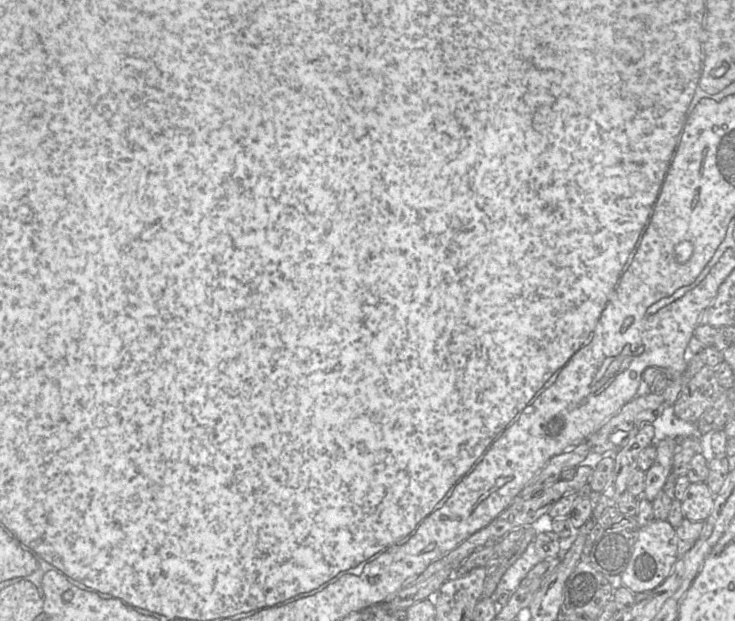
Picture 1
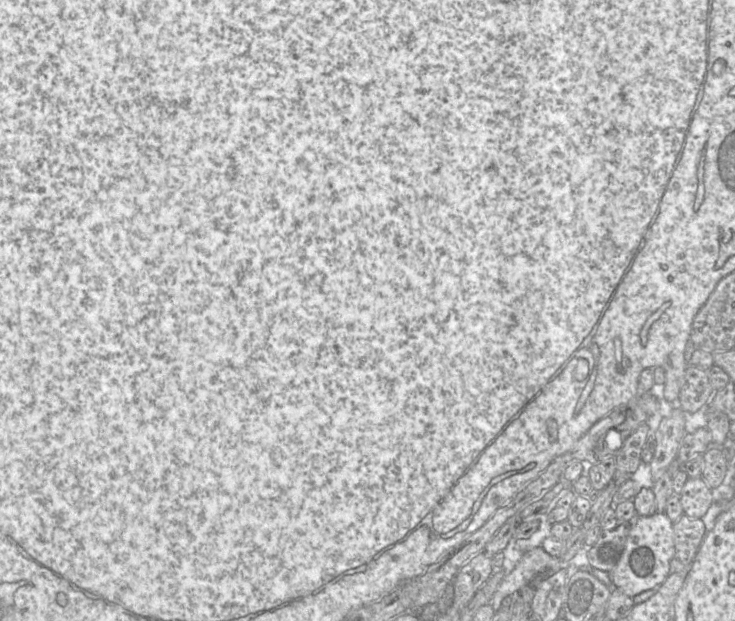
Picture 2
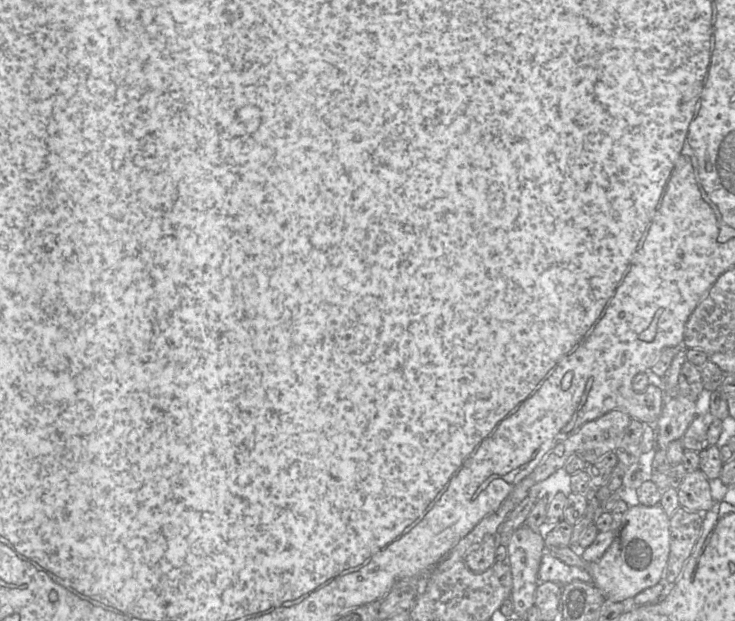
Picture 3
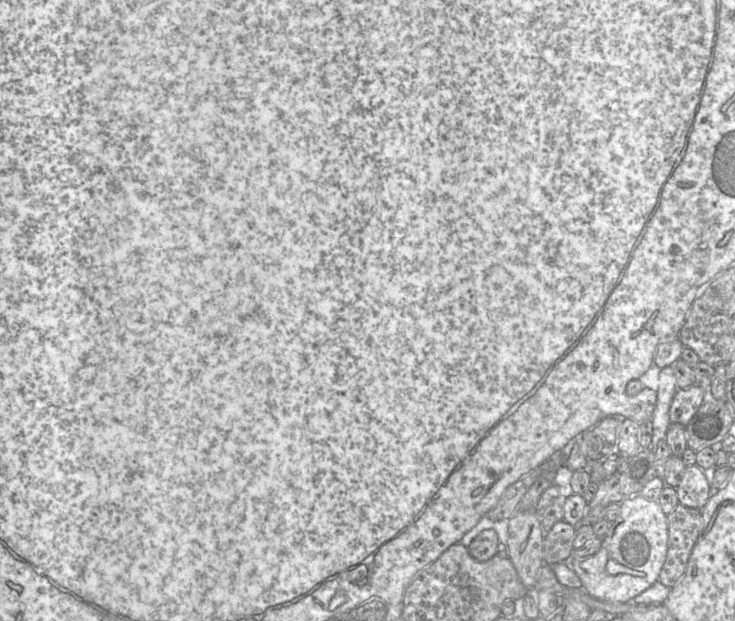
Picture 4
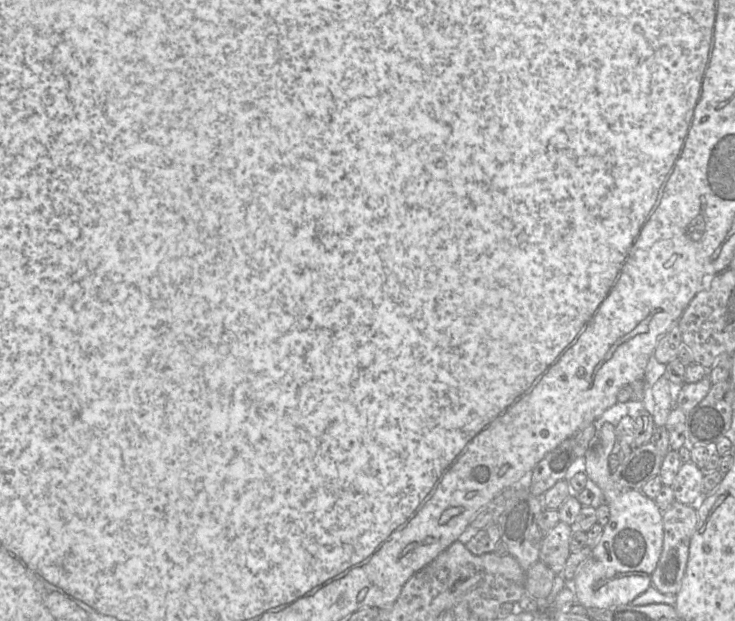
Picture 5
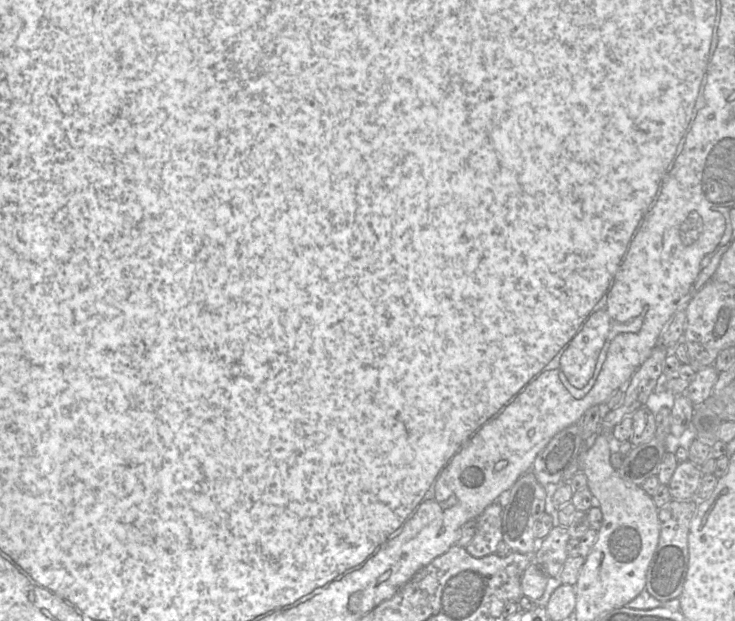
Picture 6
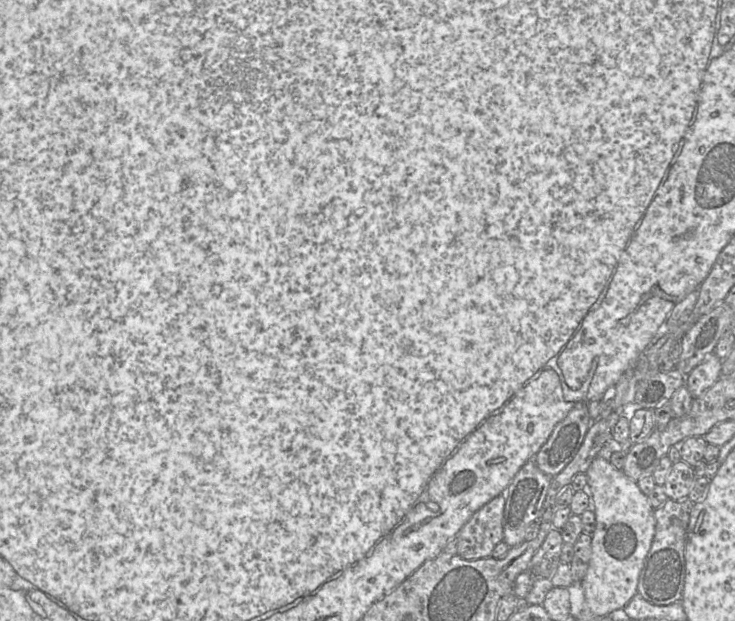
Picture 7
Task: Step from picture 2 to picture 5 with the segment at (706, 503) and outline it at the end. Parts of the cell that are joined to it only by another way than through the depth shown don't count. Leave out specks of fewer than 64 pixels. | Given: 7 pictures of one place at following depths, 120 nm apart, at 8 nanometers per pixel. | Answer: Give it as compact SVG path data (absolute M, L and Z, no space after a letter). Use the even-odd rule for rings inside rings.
M692 461L681 465L671 487L676 501L683 504L697 504L703 498L705 472Z

